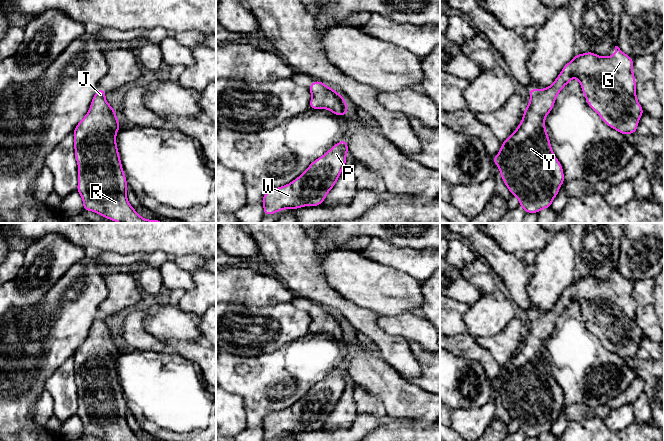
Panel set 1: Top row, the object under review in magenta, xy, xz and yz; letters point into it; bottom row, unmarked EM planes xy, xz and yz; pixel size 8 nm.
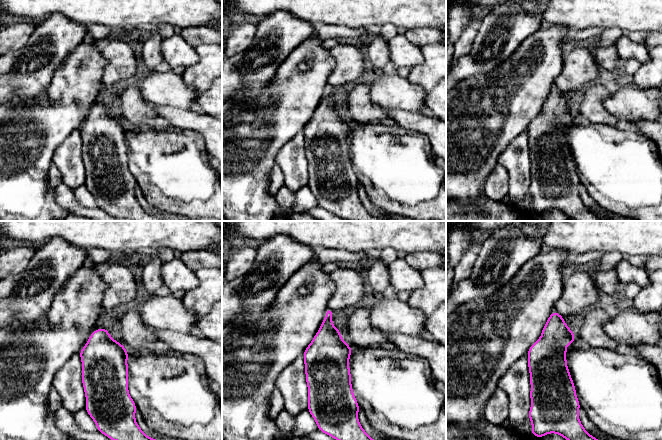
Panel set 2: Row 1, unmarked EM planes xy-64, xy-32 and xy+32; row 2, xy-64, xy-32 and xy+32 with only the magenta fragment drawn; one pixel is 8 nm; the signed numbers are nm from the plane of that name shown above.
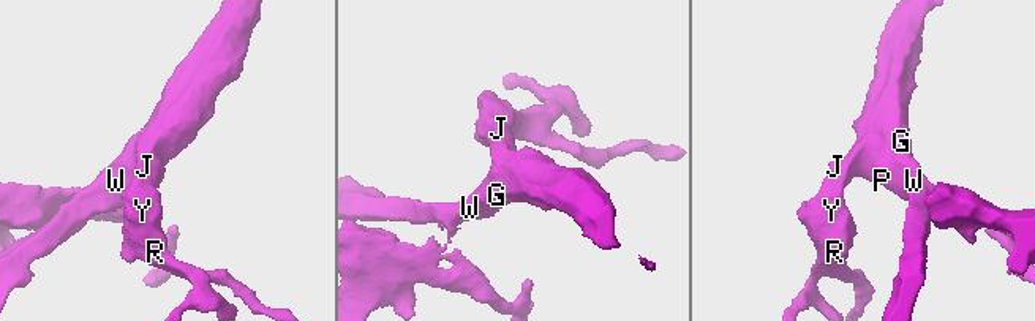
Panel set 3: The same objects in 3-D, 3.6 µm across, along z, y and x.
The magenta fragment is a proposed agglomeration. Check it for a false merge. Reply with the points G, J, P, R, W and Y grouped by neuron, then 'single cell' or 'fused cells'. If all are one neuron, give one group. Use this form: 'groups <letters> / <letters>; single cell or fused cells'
groups G J P R W Y; single cell

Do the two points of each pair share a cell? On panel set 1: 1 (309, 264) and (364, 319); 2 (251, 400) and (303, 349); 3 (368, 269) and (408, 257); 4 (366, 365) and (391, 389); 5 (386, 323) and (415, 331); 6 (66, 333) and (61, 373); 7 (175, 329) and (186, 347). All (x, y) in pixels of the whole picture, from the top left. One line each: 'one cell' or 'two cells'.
1: one cell
2: one cell
3: two cells
4: one cell
5: one cell
6: two cells
7: two cells

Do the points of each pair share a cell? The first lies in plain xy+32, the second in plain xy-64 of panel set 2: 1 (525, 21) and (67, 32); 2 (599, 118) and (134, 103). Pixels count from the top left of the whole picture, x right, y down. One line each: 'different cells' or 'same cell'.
1: same cell
2: same cell

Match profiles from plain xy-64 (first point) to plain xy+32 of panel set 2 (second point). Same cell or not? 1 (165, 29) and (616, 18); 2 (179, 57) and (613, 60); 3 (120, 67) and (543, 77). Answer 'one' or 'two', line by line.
1: two
2: two
3: two

